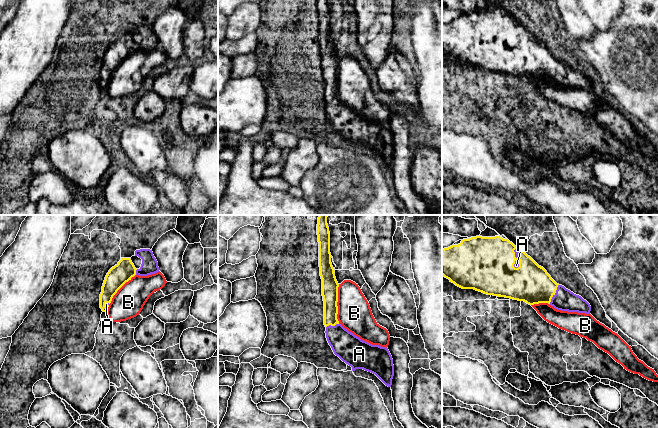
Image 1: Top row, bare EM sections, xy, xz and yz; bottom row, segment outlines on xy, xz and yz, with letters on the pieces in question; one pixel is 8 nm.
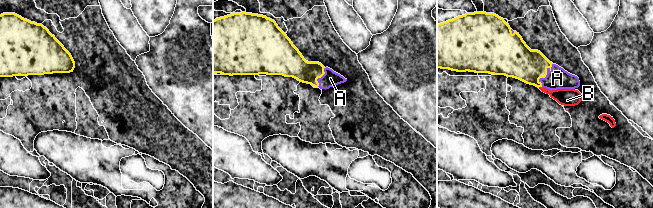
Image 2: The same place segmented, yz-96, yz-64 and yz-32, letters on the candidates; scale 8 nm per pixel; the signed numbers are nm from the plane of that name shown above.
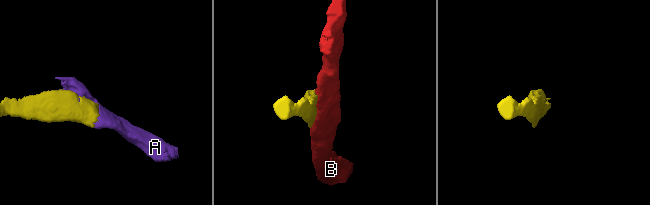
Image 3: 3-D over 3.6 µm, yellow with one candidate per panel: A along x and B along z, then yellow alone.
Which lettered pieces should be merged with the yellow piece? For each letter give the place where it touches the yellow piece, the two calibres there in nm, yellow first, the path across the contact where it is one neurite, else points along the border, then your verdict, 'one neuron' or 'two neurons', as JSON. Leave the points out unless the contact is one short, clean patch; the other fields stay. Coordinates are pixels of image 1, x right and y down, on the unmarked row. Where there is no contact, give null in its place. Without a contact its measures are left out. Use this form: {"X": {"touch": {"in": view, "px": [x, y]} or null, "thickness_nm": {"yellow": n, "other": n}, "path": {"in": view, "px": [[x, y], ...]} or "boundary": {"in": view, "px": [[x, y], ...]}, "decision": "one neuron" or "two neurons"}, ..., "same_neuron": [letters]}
{"A": {"touch": {"in": "yz", "px": [518, 34]}, "thickness_nm": {"yellow": 420, "other": 50}, "decision": "one neuron"}, "B": {"touch": {"in": "xy", "px": [116, 68]}, "thickness_nm": {"yellow": 160, "other": 240}, "decision": "two neurons"}, "same_neuron": ["A"]}

